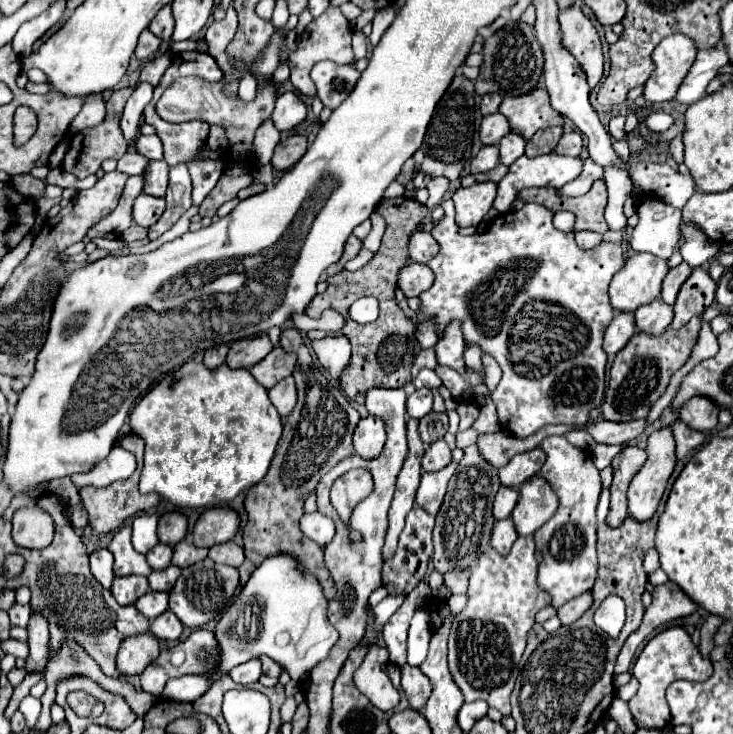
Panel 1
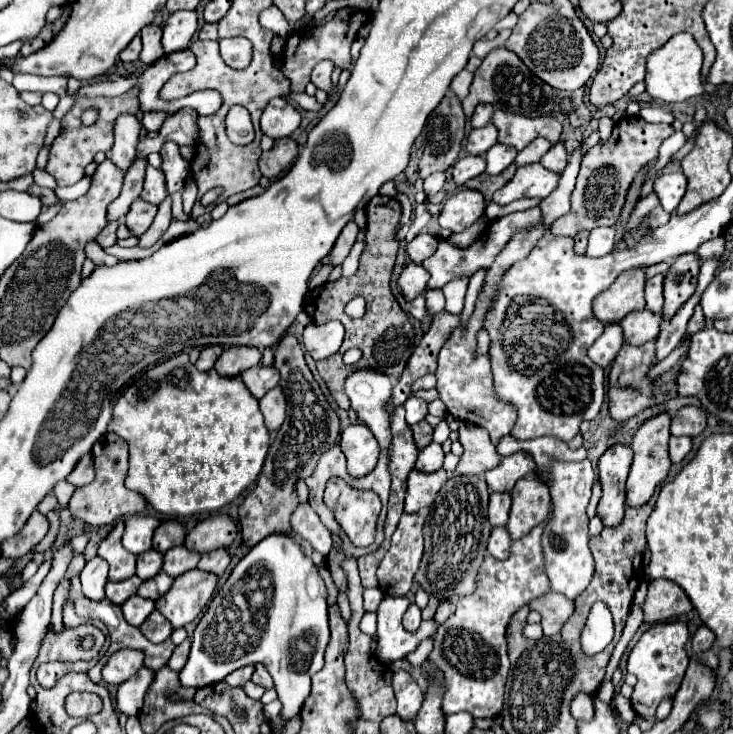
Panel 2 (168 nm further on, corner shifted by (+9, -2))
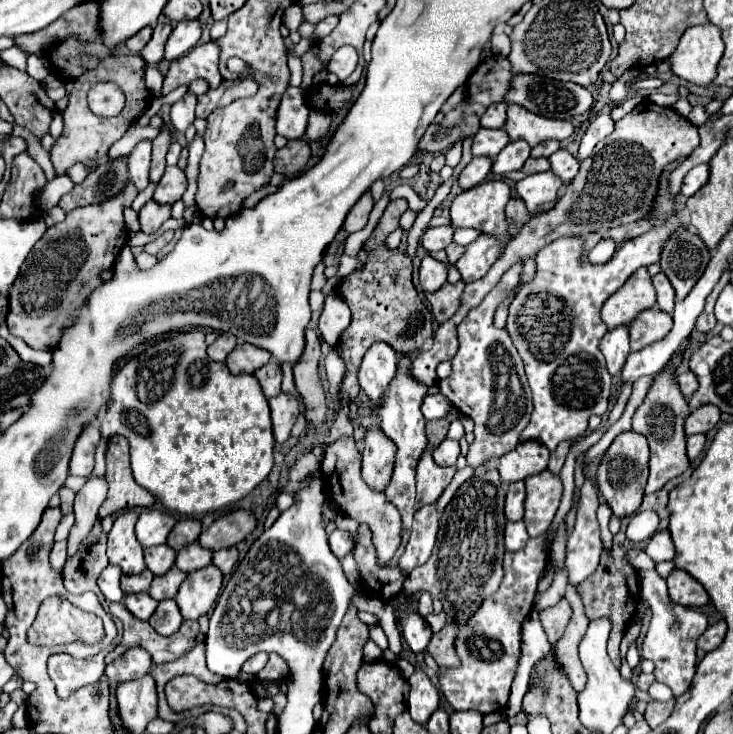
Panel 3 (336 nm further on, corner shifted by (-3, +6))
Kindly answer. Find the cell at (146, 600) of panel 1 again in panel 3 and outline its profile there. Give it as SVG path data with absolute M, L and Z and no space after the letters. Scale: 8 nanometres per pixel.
M148 592L130 594L130 596L126 596L124 604L126 604L126 608L128 608L136 618L140 618L140 620L148 620L148 618L154 614L156 606L158 606L158 602L156 602Z

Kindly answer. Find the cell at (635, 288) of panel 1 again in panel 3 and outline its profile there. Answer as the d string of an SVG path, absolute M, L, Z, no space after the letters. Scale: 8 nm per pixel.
M648 268L636 270L632 278L616 292L612 298L608 298L602 306L602 318L608 330L630 324L638 312L652 308L656 304L656 292L652 286L652 276L648 274Z

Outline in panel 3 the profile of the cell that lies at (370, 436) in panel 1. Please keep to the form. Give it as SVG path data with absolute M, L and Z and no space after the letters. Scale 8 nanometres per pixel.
M366 428L362 448L362 478L374 490L384 490L390 482L394 468L394 442L378 428Z

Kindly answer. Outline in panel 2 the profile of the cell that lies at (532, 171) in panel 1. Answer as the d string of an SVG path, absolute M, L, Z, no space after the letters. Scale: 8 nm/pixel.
M538 162L518 166L514 178L504 188L494 192L492 200L500 206L506 206L520 198L546 198L556 188L558 180L560 174L552 174L550 170L544 170Z

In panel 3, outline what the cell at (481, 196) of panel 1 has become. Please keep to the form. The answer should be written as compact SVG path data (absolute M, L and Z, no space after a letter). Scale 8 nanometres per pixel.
M486 180L470 190L458 194L450 206L450 218L454 228L476 228L484 234L492 234L504 246L508 242L508 224L506 224L506 204L510 200L510 186L504 180Z

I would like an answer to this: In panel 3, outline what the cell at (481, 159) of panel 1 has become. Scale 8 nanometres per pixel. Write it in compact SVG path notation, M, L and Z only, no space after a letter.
M474 156L468 166L460 172L458 176L458 182L464 190L468 188L474 188L476 184L484 182L486 176L490 174L490 168L492 168L492 160L490 158L480 158L480 156Z

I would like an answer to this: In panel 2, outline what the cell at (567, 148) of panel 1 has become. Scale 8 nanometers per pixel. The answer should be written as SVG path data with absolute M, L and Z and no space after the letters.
M558 142L554 144L540 160L540 164L546 168L546 170L552 170L552 172L562 172L564 166L566 166L568 158L566 158L566 150L564 150L564 144Z

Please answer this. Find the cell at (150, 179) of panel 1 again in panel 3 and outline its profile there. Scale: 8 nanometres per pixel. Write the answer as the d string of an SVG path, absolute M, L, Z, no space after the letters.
M166 166L166 172L154 190L154 200L158 204L174 204L176 200L182 198L184 190L186 190L184 170L180 170L178 166Z

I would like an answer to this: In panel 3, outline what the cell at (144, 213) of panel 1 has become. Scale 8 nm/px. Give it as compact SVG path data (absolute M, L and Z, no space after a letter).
M148 200L142 206L142 210L138 212L138 216L140 216L142 232L150 234L150 232L156 232L160 228L160 224L170 218L170 206L168 204L158 204L154 200Z

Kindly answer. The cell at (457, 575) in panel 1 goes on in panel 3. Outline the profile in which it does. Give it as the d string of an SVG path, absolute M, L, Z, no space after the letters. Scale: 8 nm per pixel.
M446 622L446 626L432 636L426 650L434 656L438 666L458 666L458 656L454 652L456 632L458 632L456 622Z

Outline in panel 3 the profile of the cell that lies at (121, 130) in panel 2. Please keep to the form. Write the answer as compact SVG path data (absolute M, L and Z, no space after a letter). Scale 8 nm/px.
M140 140L134 150L128 154L128 170L130 180L138 190L148 186L148 170L150 170L150 140Z

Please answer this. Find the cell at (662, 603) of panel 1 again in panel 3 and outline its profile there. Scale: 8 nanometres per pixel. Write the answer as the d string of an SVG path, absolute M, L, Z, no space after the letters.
M672 570L666 582L668 582L668 594L672 602L680 606L698 608L708 602L708 594L704 586L698 580L694 580L690 574L686 574L684 570Z

